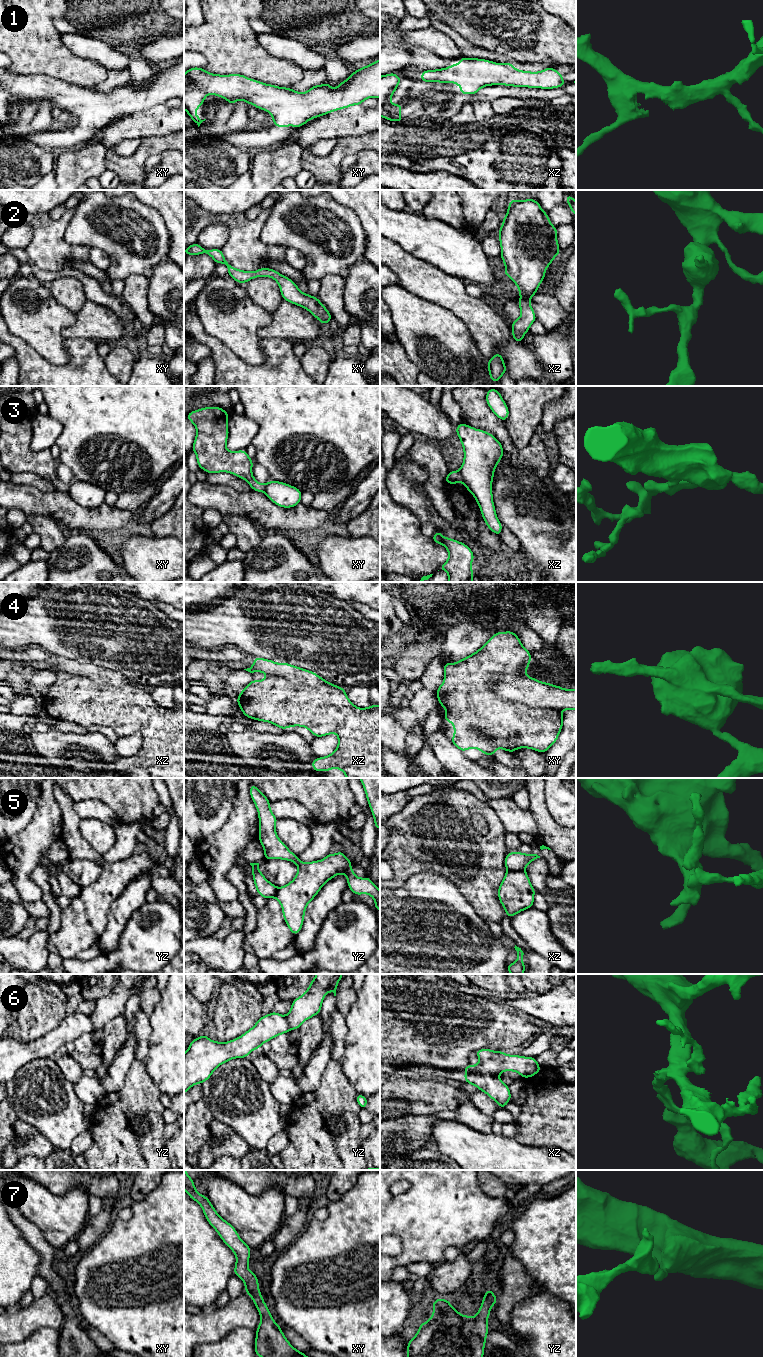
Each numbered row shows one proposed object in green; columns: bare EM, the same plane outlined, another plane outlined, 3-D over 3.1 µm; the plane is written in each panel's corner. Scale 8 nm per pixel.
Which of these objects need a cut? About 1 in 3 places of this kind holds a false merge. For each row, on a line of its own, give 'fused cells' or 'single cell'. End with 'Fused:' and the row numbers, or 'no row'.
1: single cell
2: single cell
3: fused cells
4: single cell
5: fused cells
6: single cell
7: single cell
Fused: 3, 5

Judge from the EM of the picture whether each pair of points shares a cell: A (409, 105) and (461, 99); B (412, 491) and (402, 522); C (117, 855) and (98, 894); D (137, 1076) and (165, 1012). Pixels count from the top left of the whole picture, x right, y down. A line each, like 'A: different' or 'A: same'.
A: same
B: different
C: different
D: different

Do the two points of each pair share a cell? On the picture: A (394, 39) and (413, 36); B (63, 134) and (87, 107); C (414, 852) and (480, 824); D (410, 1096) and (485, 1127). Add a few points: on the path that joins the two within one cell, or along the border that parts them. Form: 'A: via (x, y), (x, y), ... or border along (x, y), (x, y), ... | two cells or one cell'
A: via (399, 39), (408, 40) | one cell
B: via (72, 134), (87, 119), (87, 116) | one cell
C: border along (474, 815), (472, 825), (483, 835) | two cells
D: border along (460, 1103), (454, 1110), (442, 1110), (422, 1116) | two cells

